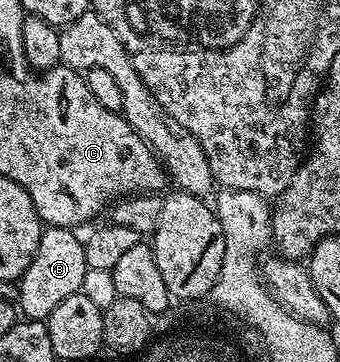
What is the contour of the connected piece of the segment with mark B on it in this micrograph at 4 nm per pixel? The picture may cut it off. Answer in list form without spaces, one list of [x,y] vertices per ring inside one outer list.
[[[59,225],[43,228],[40,235],[40,247],[36,247],[36,255],[32,255],[32,263],[28,263],[28,271],[18,278],[17,308],[23,318],[43,321],[52,315],[53,309],[64,303],[68,295],[82,292],[86,260],[84,259],[84,241],[77,237],[74,229],[65,229]]]

